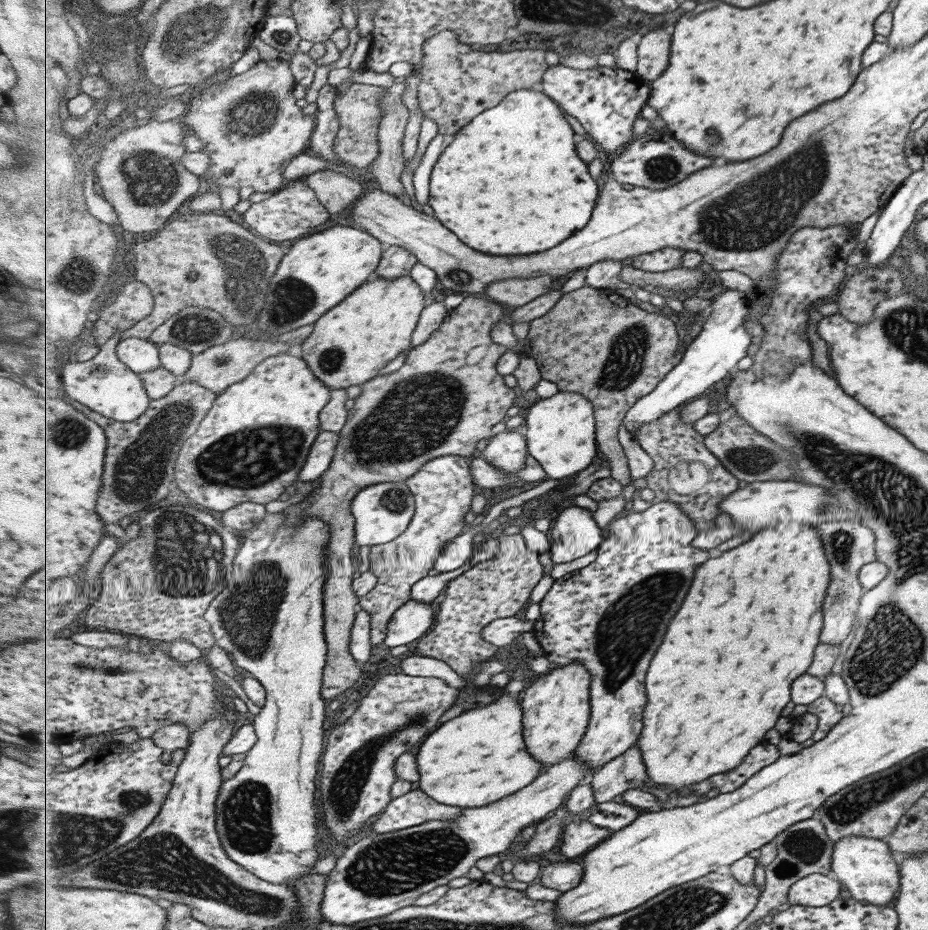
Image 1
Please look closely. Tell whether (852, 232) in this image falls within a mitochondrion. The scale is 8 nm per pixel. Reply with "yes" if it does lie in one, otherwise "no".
no

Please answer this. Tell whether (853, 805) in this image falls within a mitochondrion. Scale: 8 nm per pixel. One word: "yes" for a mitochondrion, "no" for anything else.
yes

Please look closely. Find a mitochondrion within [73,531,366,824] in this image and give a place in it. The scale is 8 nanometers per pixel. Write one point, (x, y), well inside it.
(247, 613)

